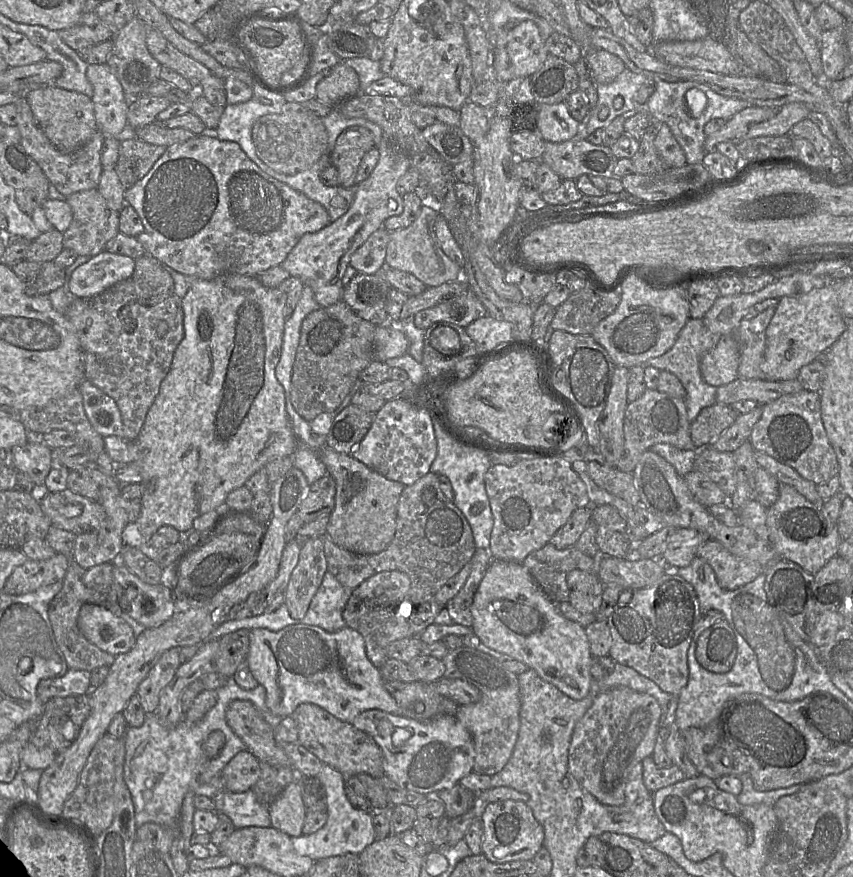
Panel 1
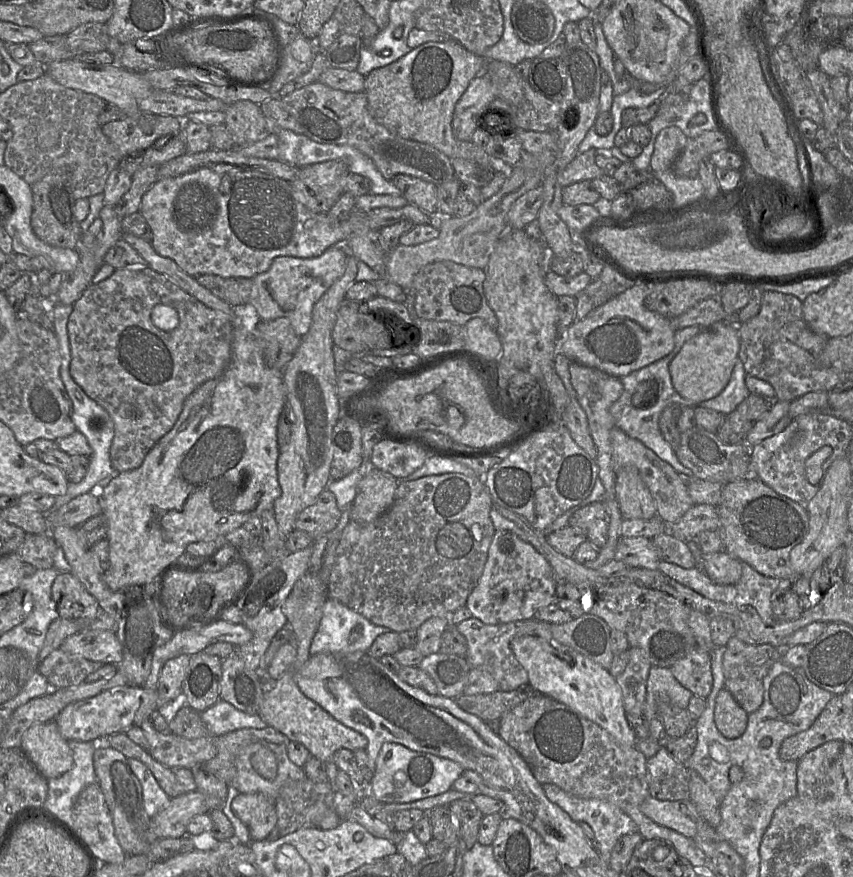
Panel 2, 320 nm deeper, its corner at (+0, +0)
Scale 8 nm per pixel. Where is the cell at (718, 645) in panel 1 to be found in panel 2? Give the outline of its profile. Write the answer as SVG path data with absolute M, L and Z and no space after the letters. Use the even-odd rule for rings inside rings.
M735 635L725 646L723 654L724 688L736 702L748 713L756 711L763 702L763 678L775 661L782 657L783 650L770 644L750 645L739 640Z

